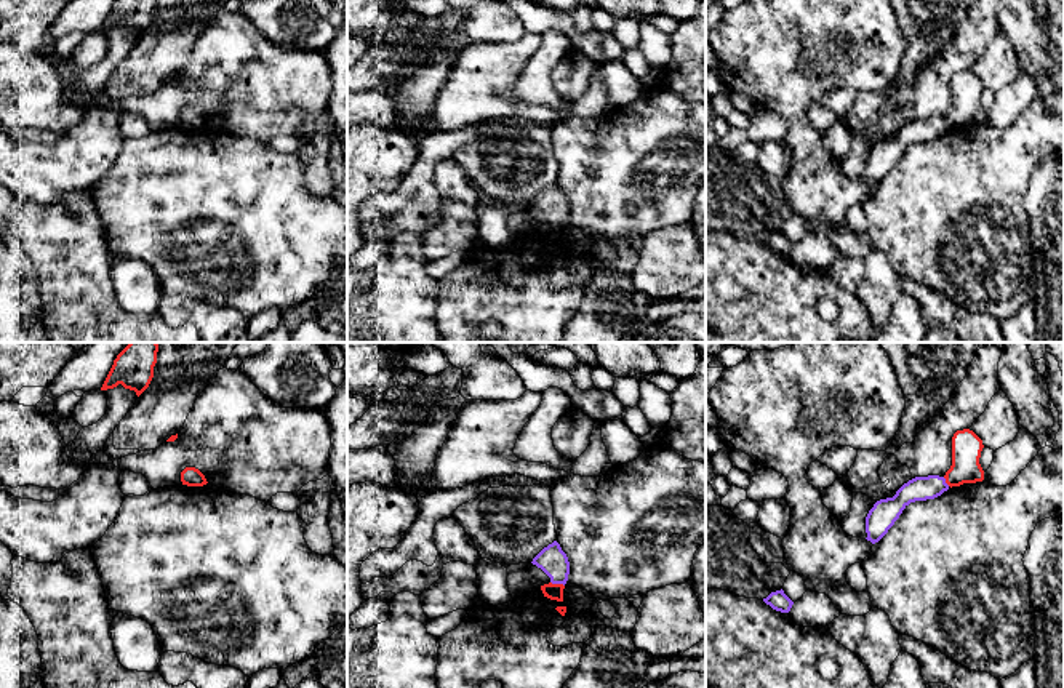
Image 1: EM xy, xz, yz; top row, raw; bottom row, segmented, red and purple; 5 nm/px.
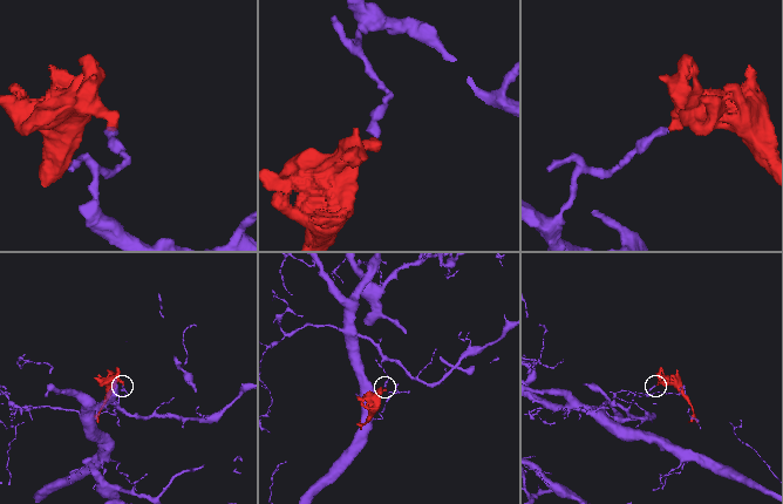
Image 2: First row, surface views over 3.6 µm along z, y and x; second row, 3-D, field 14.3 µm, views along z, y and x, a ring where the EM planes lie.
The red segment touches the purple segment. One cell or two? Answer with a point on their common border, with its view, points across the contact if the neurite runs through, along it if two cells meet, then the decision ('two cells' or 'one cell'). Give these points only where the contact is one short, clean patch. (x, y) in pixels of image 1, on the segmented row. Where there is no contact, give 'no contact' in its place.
contact xz (557, 584); border xz (551, 581), (564, 586); two cells

